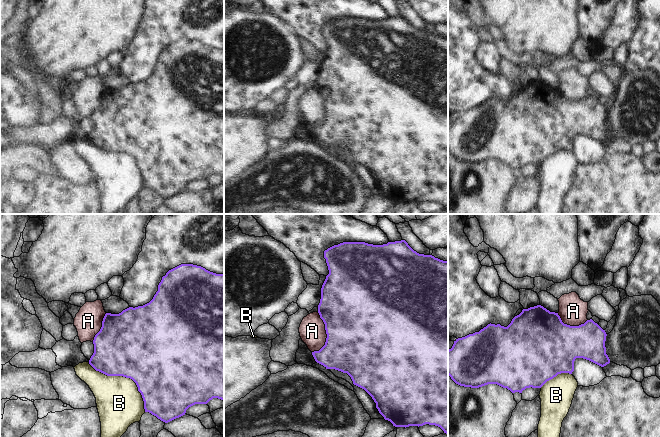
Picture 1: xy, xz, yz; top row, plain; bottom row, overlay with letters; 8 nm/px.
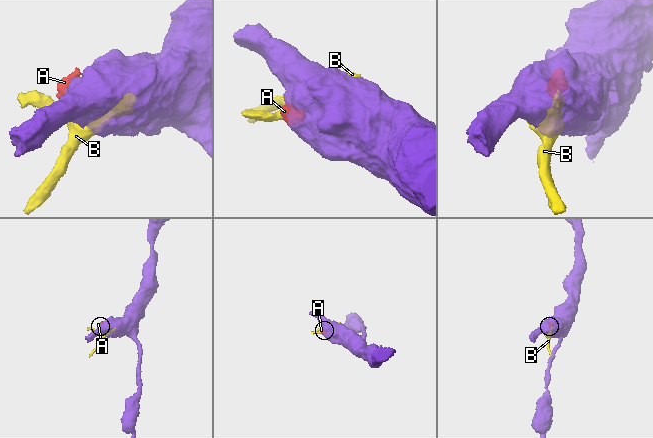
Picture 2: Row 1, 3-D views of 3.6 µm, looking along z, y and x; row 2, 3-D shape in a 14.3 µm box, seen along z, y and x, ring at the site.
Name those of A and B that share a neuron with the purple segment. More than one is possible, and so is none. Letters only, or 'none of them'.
none of them

